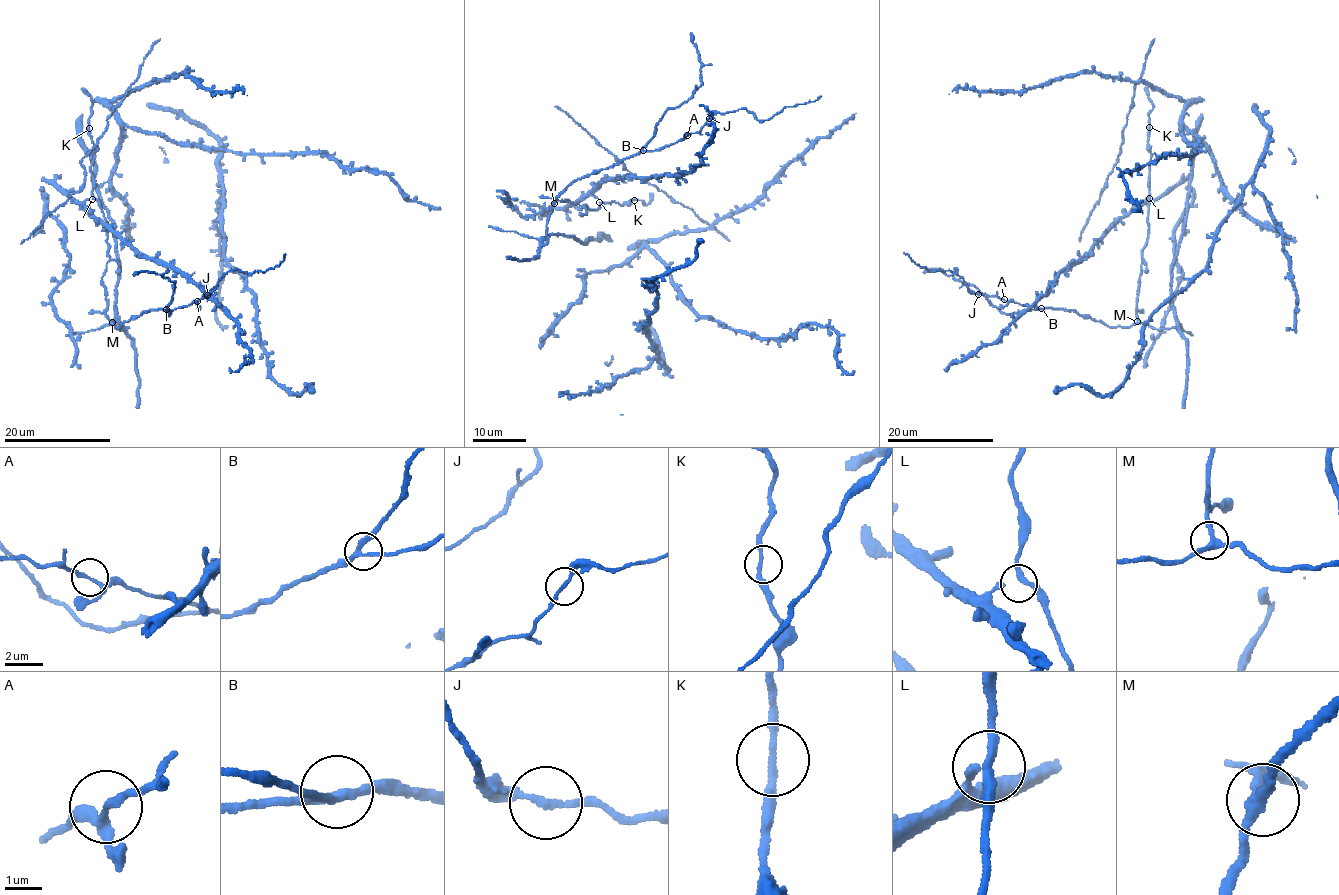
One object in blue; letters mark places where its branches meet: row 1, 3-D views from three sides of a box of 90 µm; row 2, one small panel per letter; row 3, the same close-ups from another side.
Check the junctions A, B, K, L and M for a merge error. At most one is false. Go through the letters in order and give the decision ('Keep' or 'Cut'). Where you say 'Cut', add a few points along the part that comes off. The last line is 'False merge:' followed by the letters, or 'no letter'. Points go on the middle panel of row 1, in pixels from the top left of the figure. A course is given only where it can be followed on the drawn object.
A: Keep
B: Keep
K: Keep
L: Keep
M: Keep
False merge: no letter

